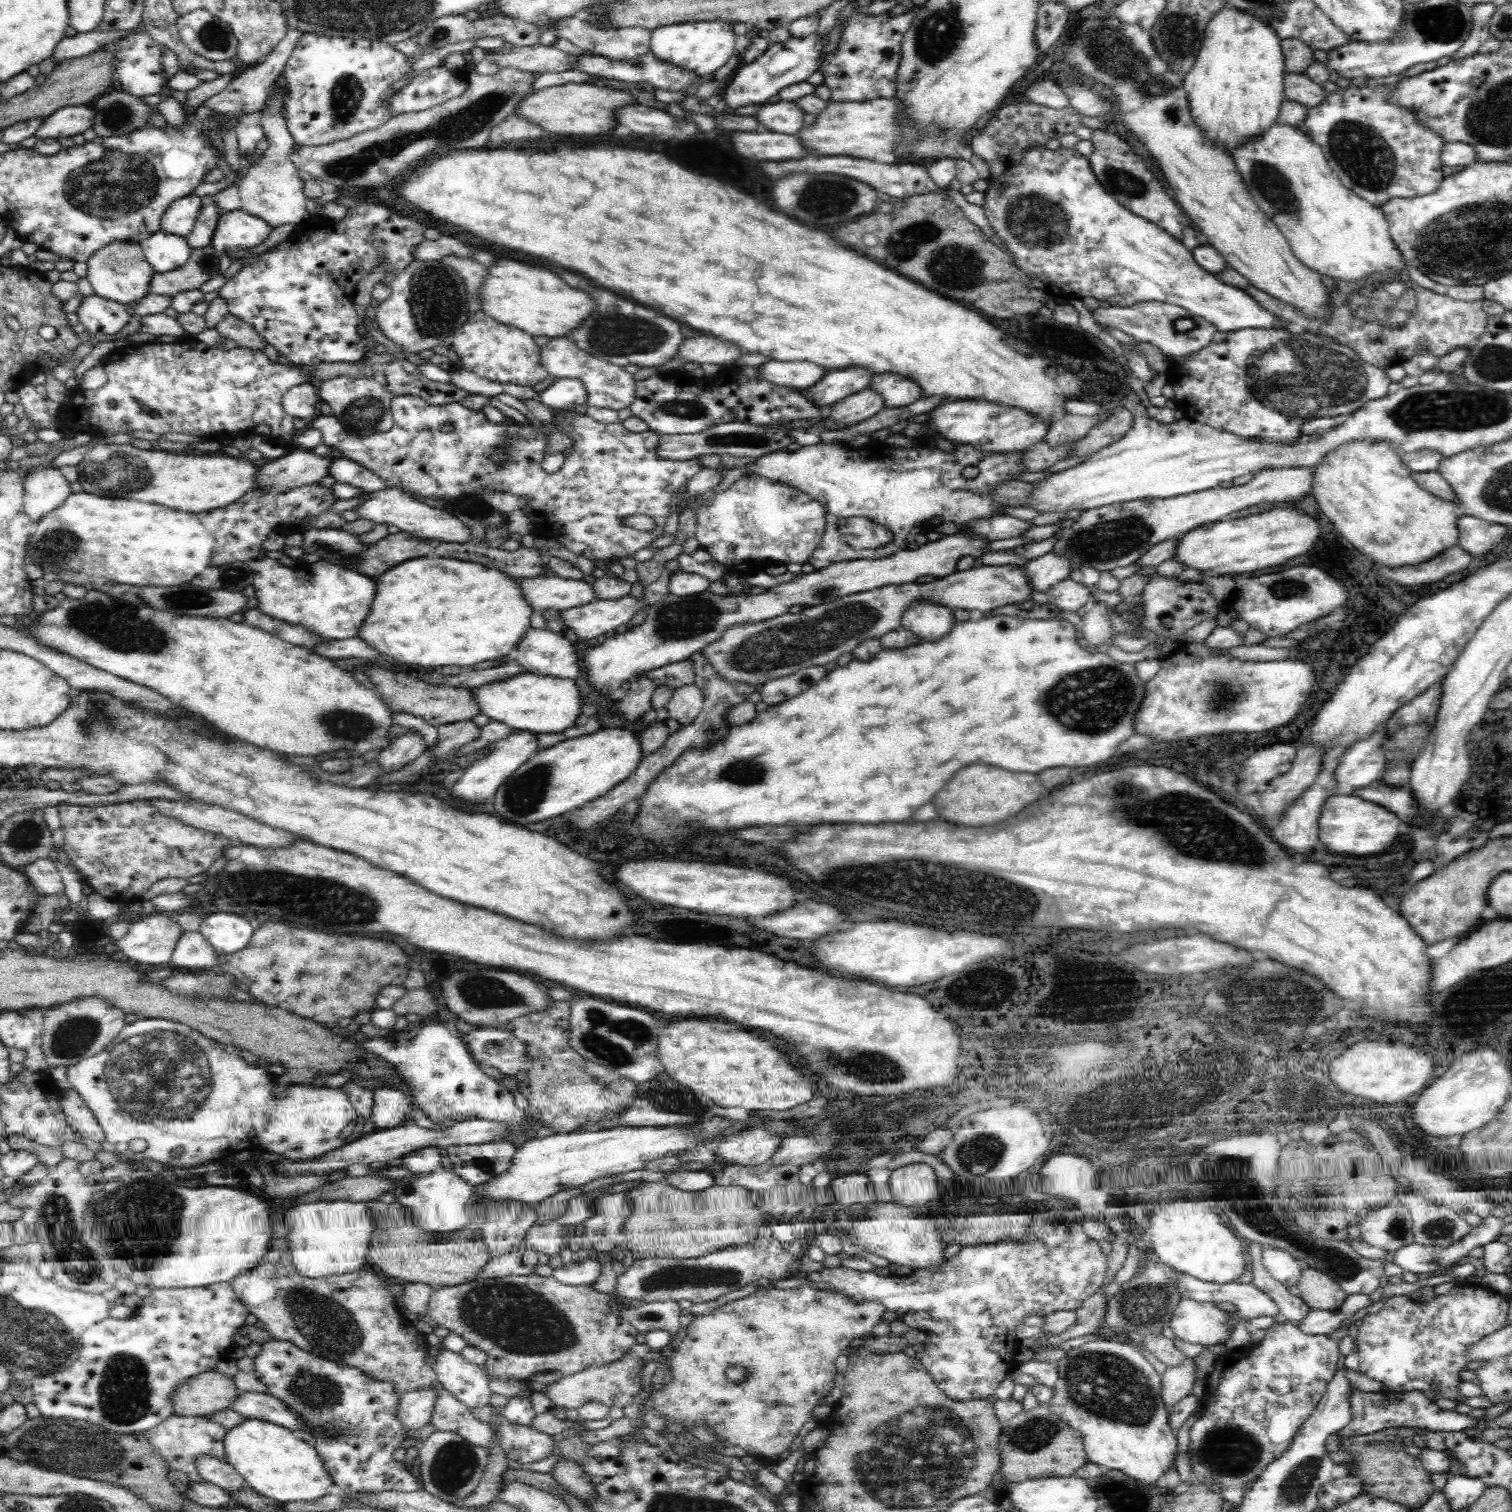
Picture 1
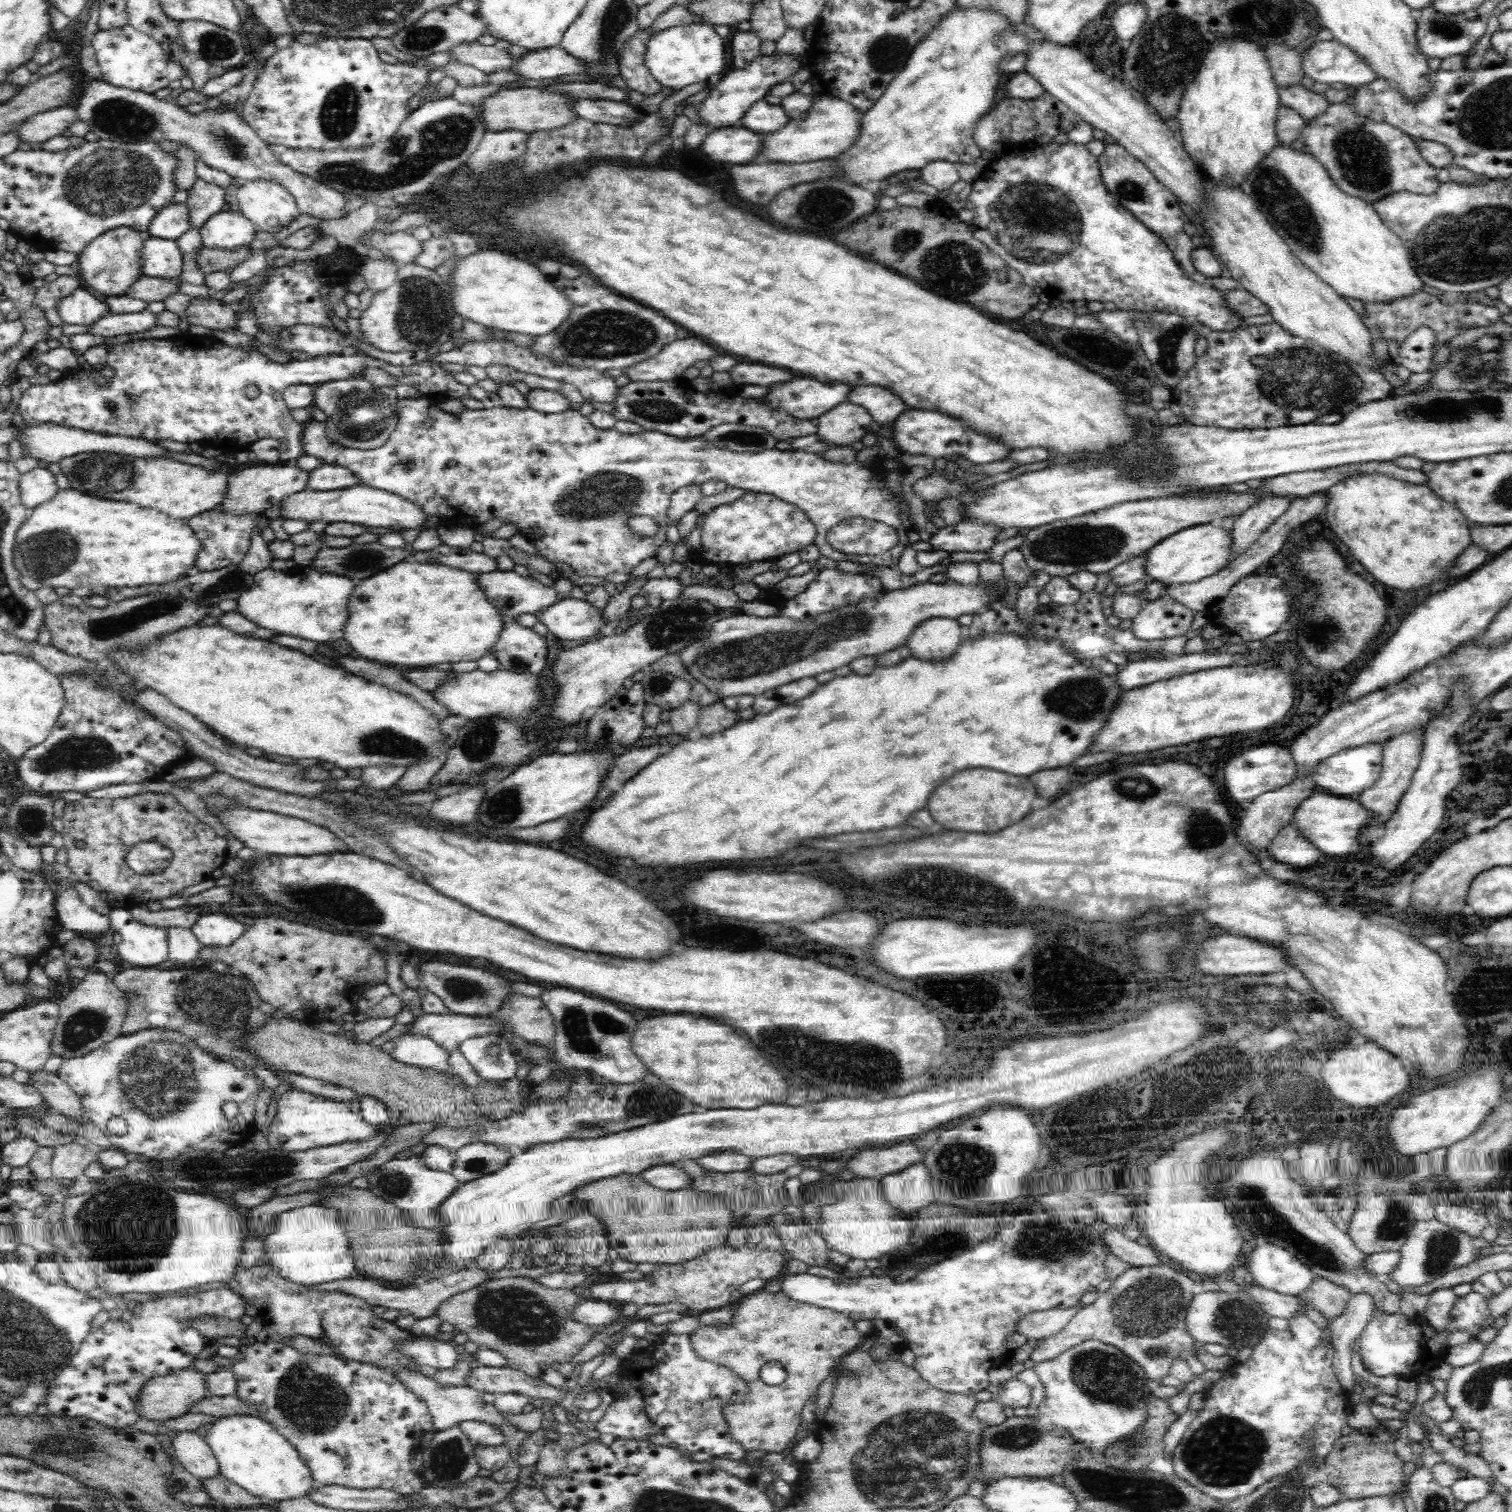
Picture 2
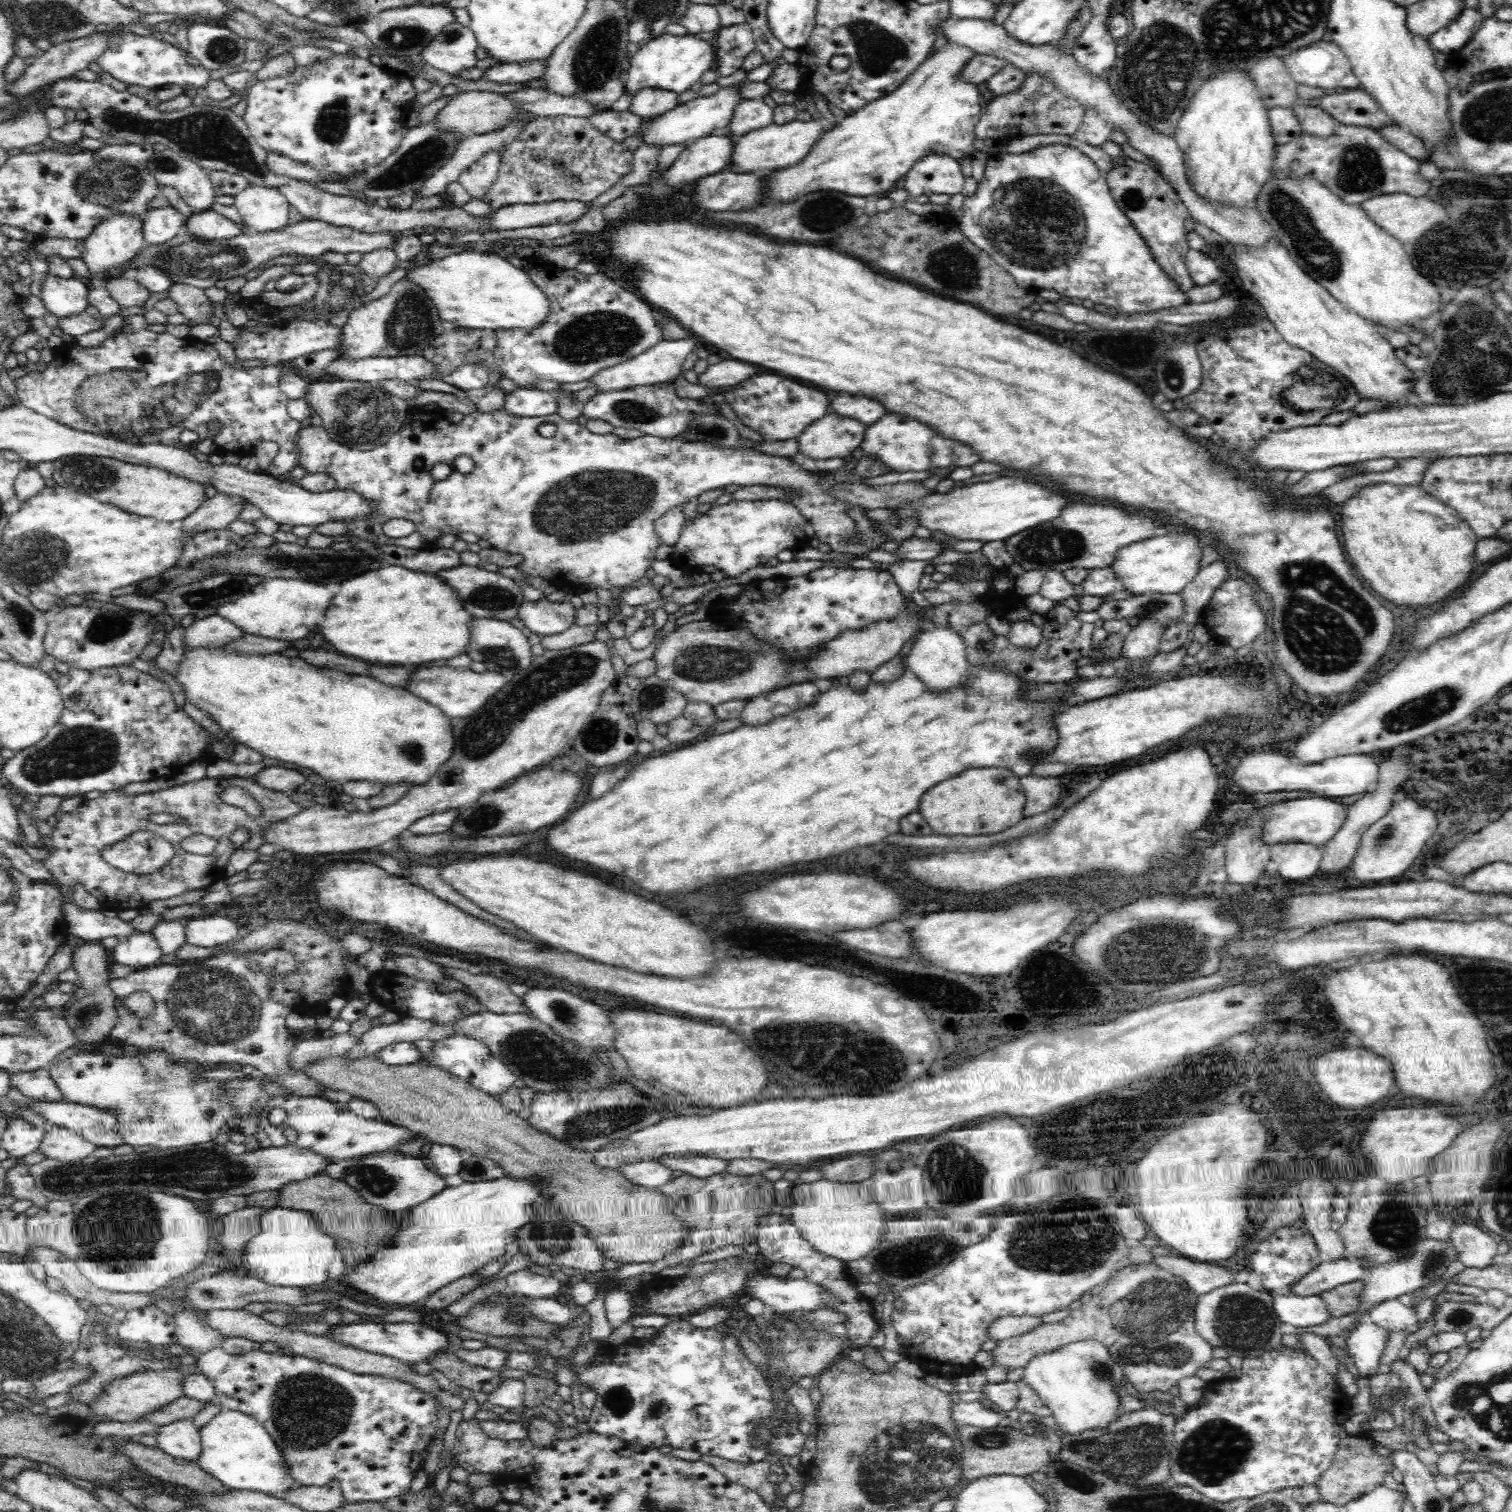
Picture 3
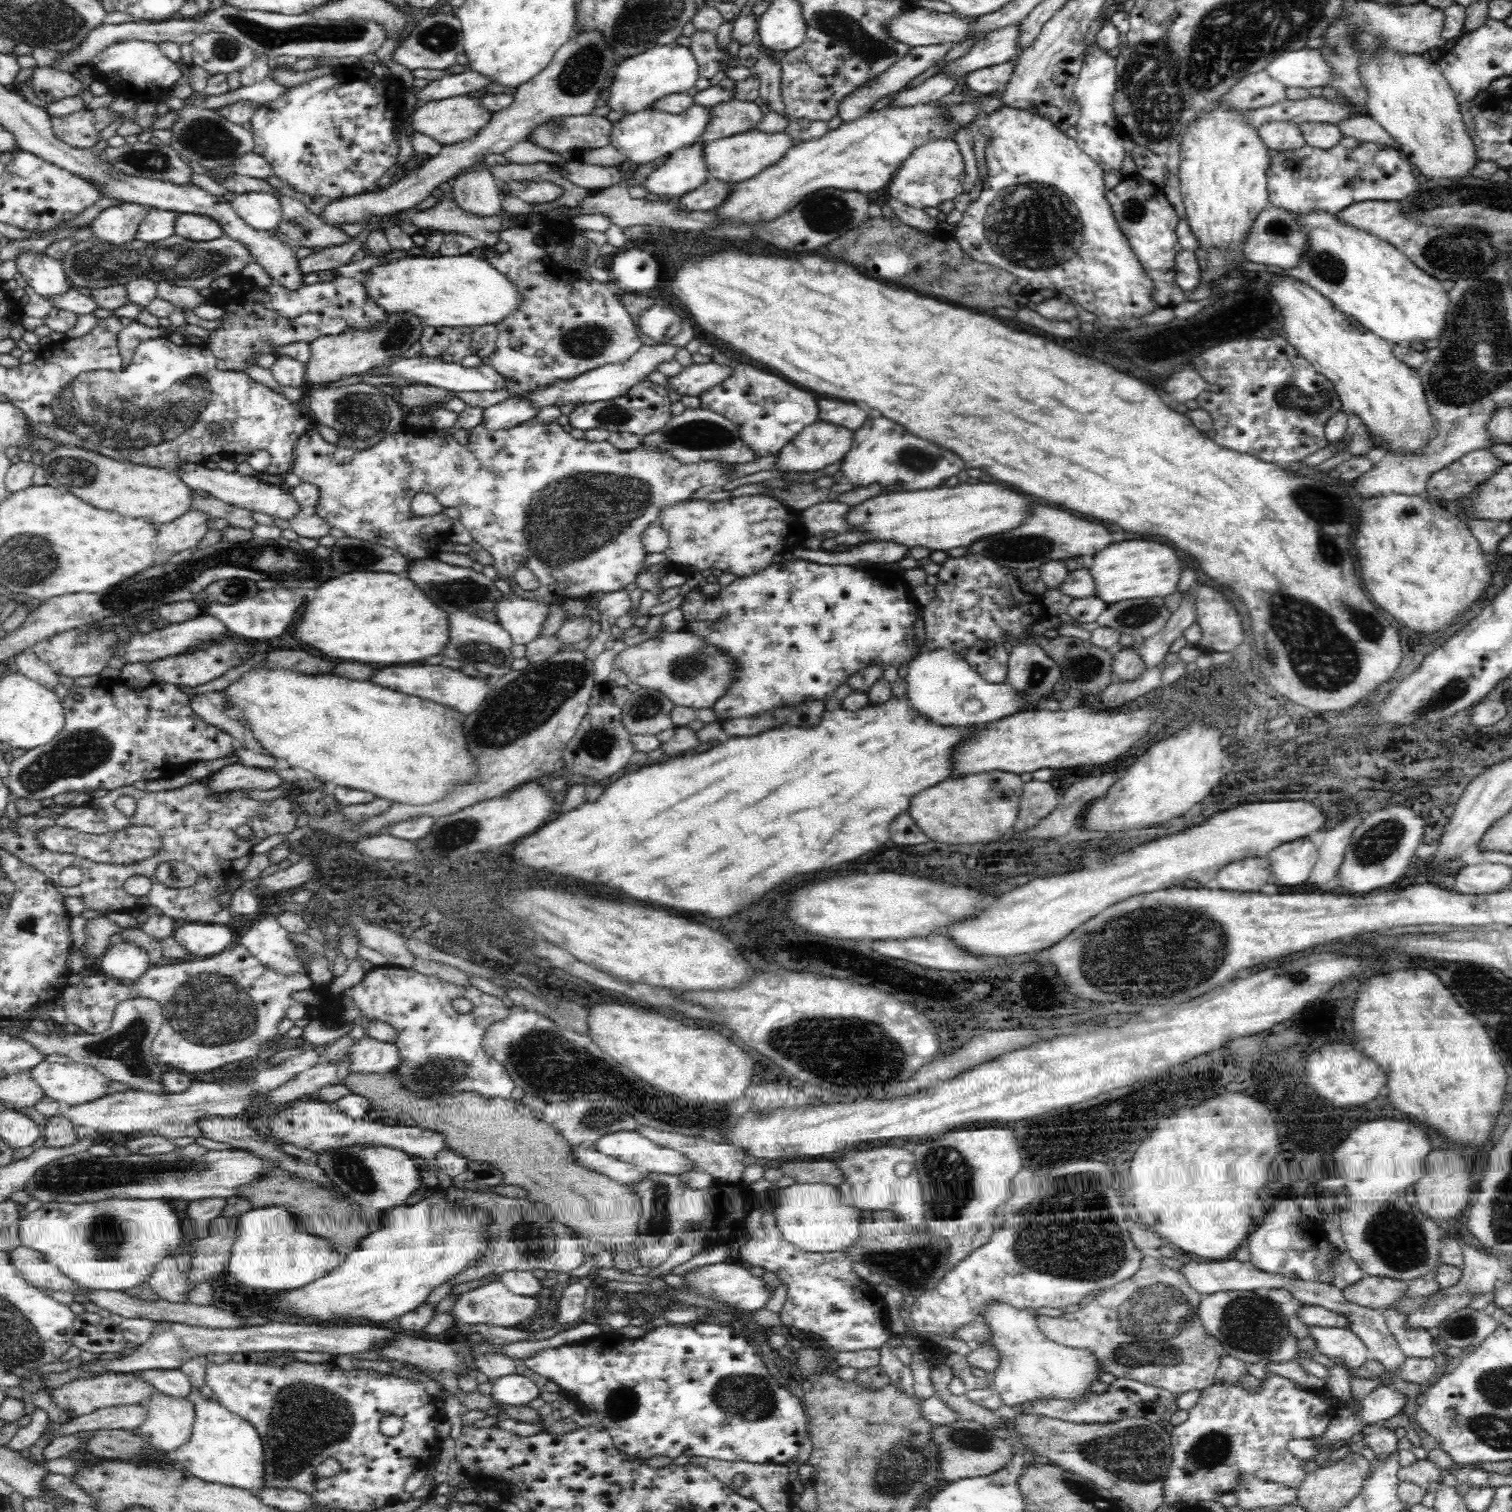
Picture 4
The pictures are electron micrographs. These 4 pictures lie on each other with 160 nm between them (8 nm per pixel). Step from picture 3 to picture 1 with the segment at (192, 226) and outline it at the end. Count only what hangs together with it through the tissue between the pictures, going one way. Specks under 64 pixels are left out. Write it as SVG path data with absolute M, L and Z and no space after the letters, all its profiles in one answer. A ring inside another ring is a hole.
M241 209L222 212L210 246L220 257L236 260L261 245L272 230L263 219Z

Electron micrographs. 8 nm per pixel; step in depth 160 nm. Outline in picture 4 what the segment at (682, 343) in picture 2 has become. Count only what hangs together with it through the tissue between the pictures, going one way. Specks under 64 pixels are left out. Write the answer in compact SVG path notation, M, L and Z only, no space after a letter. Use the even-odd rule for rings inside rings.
M667 343L640 346L626 362L599 366L594 370L589 370L587 373L580 374L579 377L568 378L567 381L556 381L554 385L548 386L547 389L535 389L534 392L522 394L510 393L509 397L510 399L526 398L538 410L552 405L560 408L570 403L576 406L593 402L604 402L605 400L628 394L628 390L632 386L647 380L646 376L650 372L656 371L658 364L675 358L676 350L678 350L678 347Z

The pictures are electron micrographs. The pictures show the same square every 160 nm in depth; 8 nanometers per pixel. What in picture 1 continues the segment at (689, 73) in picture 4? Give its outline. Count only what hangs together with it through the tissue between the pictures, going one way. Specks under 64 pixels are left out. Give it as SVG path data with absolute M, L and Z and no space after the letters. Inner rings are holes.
M697 20L687 23L672 23L659 26L652 31L650 53L662 63L670 63L676 67L692 71L700 78L706 74L714 74L724 66L729 58L736 54L736 36L732 32L732 23L727 20Z

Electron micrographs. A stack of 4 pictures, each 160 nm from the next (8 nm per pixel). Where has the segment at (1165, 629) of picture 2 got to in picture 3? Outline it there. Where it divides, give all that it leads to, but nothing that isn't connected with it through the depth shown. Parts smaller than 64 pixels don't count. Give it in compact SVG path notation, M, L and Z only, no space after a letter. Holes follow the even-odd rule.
M1142 621L1135 628L1126 631L1121 657L1130 663L1149 660L1157 653L1162 630L1164 627L1152 621Z

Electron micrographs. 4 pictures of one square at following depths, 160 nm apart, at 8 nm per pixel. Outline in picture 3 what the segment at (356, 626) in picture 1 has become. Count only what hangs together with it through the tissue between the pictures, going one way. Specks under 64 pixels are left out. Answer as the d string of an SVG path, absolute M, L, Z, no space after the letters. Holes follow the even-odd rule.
M271 578L254 585L240 598L216 606L213 614L228 619L246 634L274 640L298 640L322 622L330 600L332 592L326 590L326 585L305 579Z

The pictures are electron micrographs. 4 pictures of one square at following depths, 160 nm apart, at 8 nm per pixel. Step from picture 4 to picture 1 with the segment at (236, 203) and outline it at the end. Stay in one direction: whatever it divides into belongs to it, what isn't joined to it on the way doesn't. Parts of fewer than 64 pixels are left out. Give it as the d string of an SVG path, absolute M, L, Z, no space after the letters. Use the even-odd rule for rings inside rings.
M276 89L268 98L267 105L261 112L261 125L269 147L261 155L260 162L250 167L250 170L247 170L236 184L242 201L241 210L263 219L272 229L286 224L300 226L310 217L307 199L303 192L303 180L299 178L300 172L297 171L291 159L292 146L295 144L292 135L288 133L287 122L284 121L283 98L282 89Z

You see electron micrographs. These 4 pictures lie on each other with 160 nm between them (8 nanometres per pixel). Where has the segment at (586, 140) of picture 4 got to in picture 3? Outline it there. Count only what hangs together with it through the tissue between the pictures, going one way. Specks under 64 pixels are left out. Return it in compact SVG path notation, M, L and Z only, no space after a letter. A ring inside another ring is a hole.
M611 108L598 111L586 119L592 127L598 129L598 132L608 135L616 143L621 143L624 138L634 135L643 120L628 111L617 112Z

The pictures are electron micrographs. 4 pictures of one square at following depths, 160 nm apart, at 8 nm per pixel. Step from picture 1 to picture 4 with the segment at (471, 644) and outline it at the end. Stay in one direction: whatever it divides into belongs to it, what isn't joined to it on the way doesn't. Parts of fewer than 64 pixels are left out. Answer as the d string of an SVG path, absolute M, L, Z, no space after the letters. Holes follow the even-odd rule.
M390 571L354 572L322 582L313 594L316 596L304 606L304 614L300 614L302 620L296 622L292 636L294 641L314 648L326 658L362 664L410 664L438 654L448 643L448 612L434 608L434 604L404 576L398 578Z

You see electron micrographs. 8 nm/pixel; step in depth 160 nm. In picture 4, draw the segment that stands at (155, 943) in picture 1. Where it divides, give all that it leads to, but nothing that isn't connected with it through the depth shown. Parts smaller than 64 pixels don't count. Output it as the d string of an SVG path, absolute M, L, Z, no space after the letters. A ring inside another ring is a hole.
M124 940L106 949L100 956L100 966L106 976L120 982L128 980L131 983L151 967L148 953L143 948Z

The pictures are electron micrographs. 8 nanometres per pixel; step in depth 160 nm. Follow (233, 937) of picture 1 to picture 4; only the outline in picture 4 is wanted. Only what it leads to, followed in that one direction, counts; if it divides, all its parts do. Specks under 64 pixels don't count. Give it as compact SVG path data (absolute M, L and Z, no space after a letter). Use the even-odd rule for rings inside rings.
M186 923L173 935L174 941L193 957L211 957L227 949L232 932L219 923Z

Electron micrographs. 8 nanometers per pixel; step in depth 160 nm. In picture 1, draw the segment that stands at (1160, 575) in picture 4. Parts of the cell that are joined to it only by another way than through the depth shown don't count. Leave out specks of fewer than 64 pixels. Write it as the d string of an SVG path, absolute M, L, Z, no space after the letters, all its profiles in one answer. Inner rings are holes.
M1273 508L1270 512L1256 514L1250 518L1226 518L1189 530L1178 537L1172 559L1186 566L1186 569L1194 569L1202 575L1230 576L1284 564L1286 560L1308 552L1318 538L1320 528L1312 516L1298 510Z

